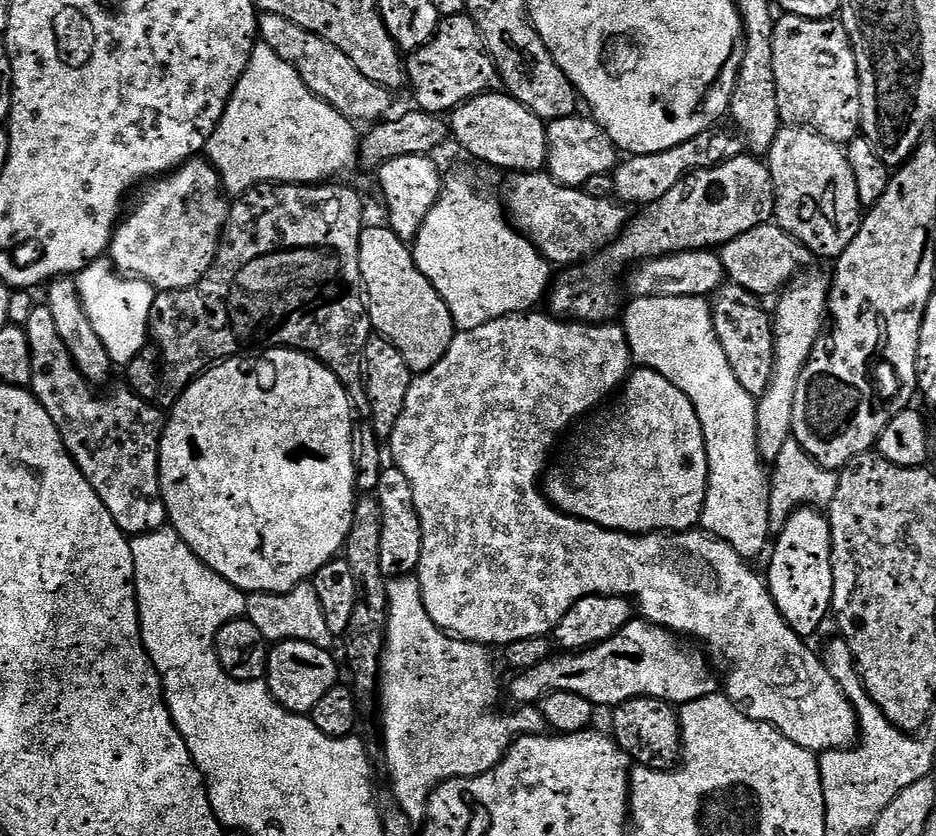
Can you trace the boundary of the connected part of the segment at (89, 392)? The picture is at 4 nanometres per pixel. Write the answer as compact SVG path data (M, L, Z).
M37 306L22 327L26 338L30 338L30 362L34 365L30 391L46 414L50 414L54 426L58 426L58 434L66 450L72 455L78 470L82 470L86 482L94 486L114 522L129 538L165 527L168 511L160 493L160 439L166 423L165 413L155 403L135 396L126 386L121 387L117 396L100 397L96 393L99 391L82 378L78 366L74 366L74 358L70 358L70 350L66 350L66 342L62 342L62 334L58 334L47 306Z

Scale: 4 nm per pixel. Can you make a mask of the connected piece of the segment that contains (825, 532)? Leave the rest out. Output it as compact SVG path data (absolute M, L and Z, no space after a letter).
M812 506L799 507L778 532L770 556L771 552L772 561L766 575L768 592L790 630L801 638L809 638L823 626L824 619L829 619L832 611L832 535L827 515Z

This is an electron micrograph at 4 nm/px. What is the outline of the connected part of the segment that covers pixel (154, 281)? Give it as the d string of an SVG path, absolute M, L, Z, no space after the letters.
M193 158L176 171L153 179L145 188L148 189L140 205L116 225L110 249L111 261L117 272L129 278L145 280L157 292L173 292L194 286L216 261L224 227L228 224L230 200L225 193L224 183L220 181L220 173L207 159Z

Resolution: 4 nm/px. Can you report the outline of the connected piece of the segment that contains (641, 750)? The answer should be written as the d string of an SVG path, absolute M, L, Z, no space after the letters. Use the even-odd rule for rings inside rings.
M640 696L637 700L627 700L611 709L611 735L617 746L628 755L629 761L641 768L651 768L654 772L675 769L682 760L682 741L680 739L680 713L665 700L655 700Z

